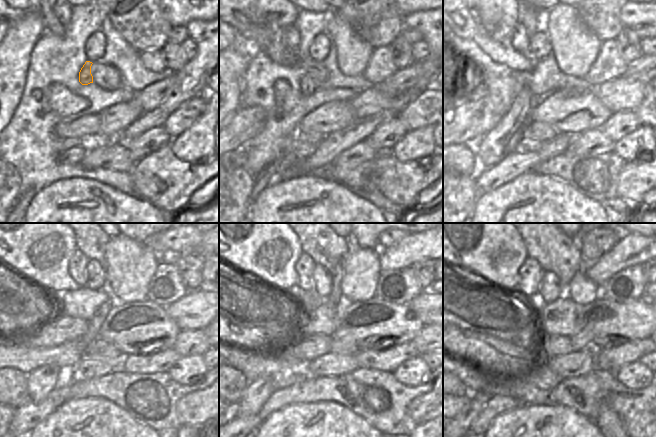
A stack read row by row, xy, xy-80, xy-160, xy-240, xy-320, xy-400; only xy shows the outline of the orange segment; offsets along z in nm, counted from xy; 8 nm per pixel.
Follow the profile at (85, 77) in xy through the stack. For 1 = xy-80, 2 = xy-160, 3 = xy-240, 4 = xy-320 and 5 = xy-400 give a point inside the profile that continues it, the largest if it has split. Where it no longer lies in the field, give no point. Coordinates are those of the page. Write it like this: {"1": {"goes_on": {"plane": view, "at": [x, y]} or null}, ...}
{"1": {"goes_on": {"plane": "xy-80", "at": [307, 86]}}, "2": {"goes_on": {"plane": "xy-160", "at": [502, 140]}}, "3": {"goes_on": {"plane": "xy-240", "at": [40, 382]}}, "4": {"goes_on": {"plane": "xy-320", "at": [257, 392]}}, "5": {"goes_on": {"plane": "xy-400", "at": [463, 420]}}}

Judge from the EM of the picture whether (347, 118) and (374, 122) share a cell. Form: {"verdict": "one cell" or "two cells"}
{"verdict": "two cells"}

